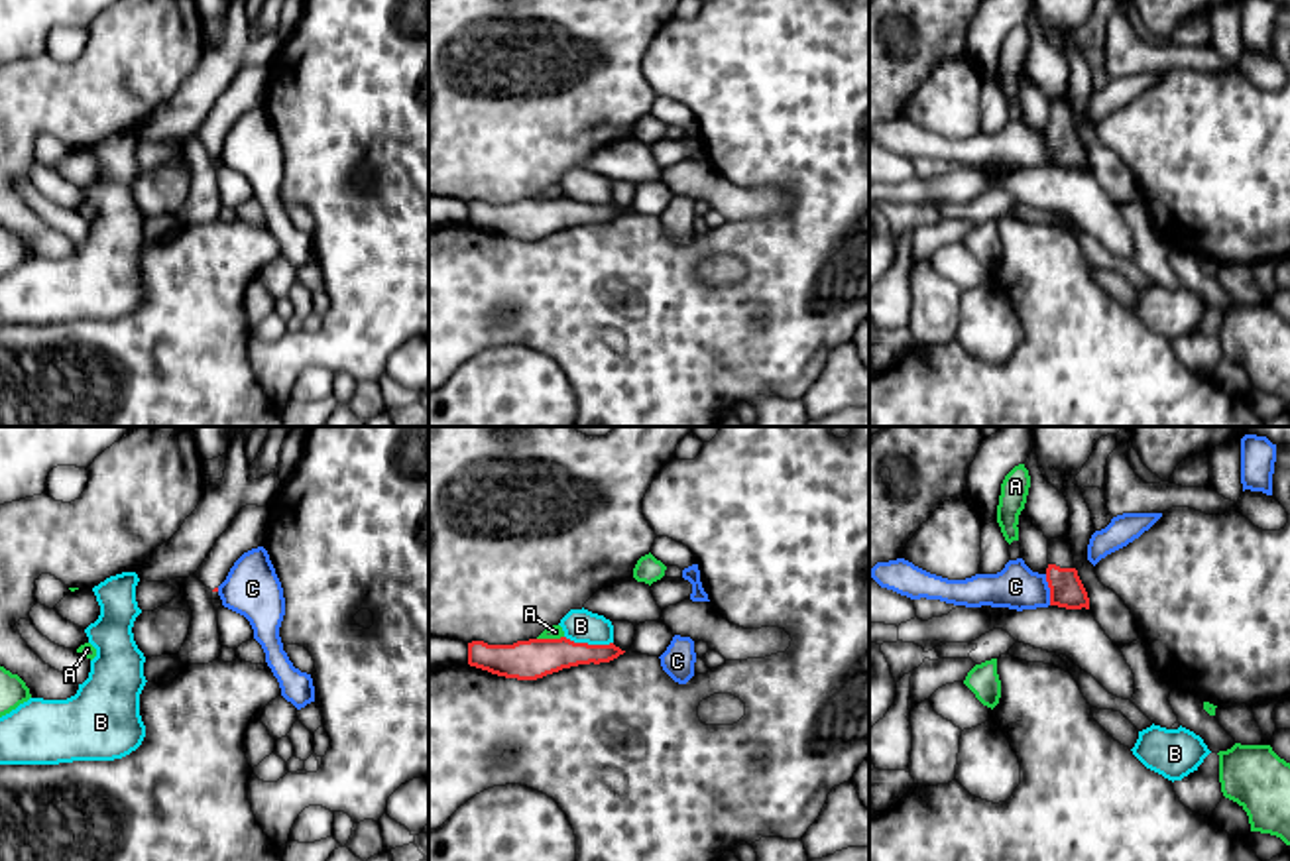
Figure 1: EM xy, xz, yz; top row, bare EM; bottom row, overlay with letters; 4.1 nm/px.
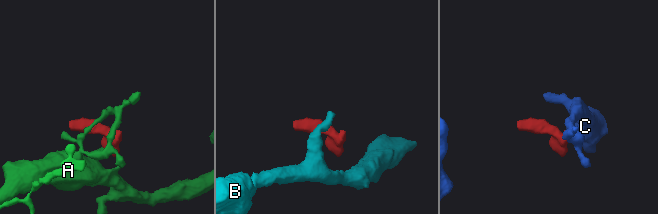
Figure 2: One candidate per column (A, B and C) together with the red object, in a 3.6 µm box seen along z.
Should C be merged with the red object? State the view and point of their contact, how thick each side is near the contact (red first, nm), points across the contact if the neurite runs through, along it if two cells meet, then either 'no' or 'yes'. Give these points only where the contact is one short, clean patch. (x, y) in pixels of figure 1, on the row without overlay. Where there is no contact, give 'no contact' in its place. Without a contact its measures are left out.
contact yz (1051, 150); calibres 140 and 180 nm; border yz (1045, 134), (1051, 164); no

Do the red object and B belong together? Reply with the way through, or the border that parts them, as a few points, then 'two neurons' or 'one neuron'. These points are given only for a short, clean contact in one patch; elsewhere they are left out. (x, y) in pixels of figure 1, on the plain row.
border along xz (565, 195), (575, 201), (612, 203); two neurons

